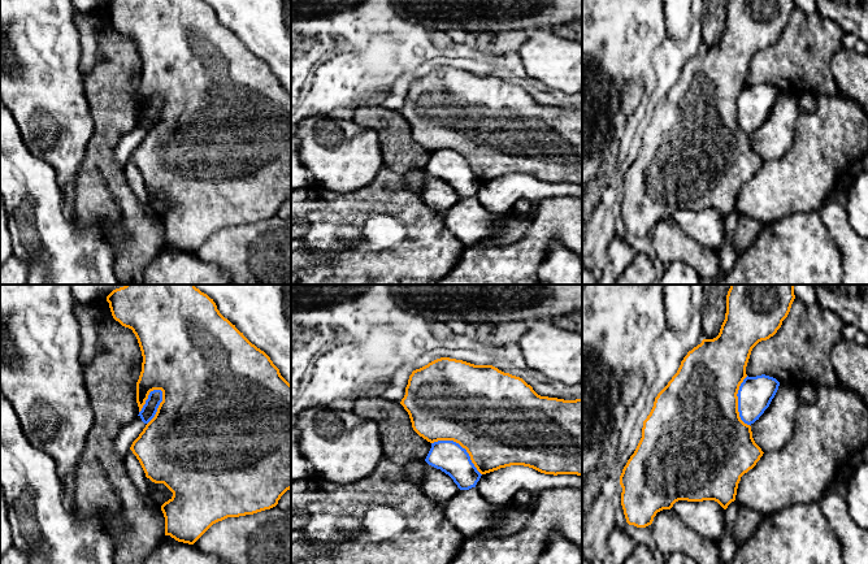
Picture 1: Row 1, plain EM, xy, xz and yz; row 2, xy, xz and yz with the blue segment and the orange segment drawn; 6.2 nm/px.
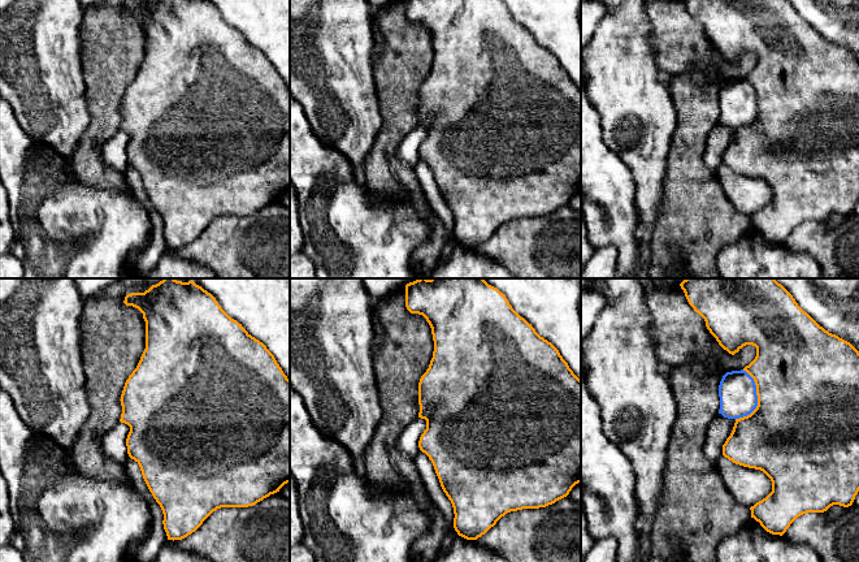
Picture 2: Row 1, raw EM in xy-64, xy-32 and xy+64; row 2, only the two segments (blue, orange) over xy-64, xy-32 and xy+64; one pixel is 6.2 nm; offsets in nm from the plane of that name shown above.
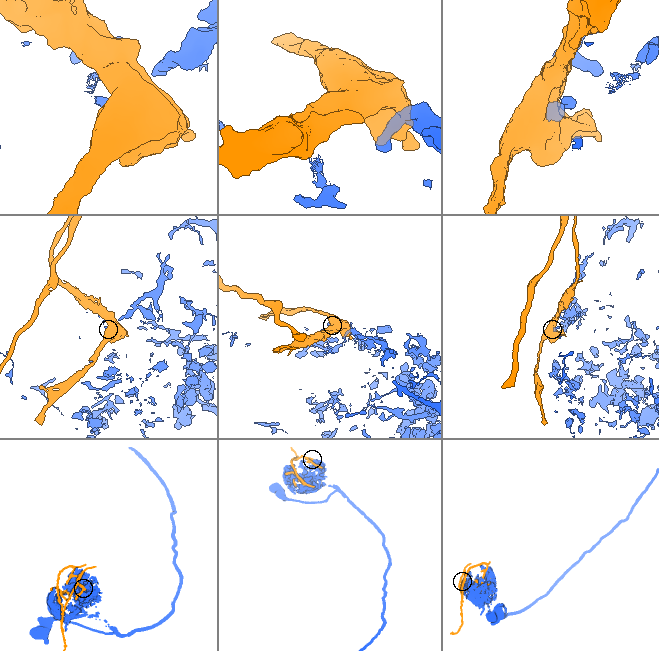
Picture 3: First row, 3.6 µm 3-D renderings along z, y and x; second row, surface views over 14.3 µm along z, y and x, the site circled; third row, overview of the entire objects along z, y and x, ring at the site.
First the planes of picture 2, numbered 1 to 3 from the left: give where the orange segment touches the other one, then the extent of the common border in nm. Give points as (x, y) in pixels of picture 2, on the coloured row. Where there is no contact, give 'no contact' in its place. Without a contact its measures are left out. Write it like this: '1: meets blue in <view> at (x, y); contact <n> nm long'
1: no contact
2: no contact
3: meets blue in xy+64 at (756, 398); contact 320 nm long

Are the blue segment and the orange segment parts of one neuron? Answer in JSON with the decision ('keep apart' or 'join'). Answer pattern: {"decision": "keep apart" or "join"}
{"decision": "keep apart"}

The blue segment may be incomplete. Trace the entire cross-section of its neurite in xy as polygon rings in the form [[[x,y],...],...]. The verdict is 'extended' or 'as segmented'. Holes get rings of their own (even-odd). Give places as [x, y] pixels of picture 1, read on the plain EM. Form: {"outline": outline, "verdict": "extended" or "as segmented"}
{"outline": [[[153,99],[149,101],[146,113],[134,130],[125,134],[114,148],[114,162],[123,169],[133,151],[139,146],[146,134],[155,126],[160,112],[162,110],[162,100]]], "verdict": "extended"}

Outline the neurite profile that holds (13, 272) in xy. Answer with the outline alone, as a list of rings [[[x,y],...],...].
[[[10,256],[0,266],[0,285],[29,285],[29,272],[26,264]]]

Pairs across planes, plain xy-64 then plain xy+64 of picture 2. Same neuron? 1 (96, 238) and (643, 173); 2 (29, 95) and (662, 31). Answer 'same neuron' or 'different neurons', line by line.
1: different neurons
2: different neurons

